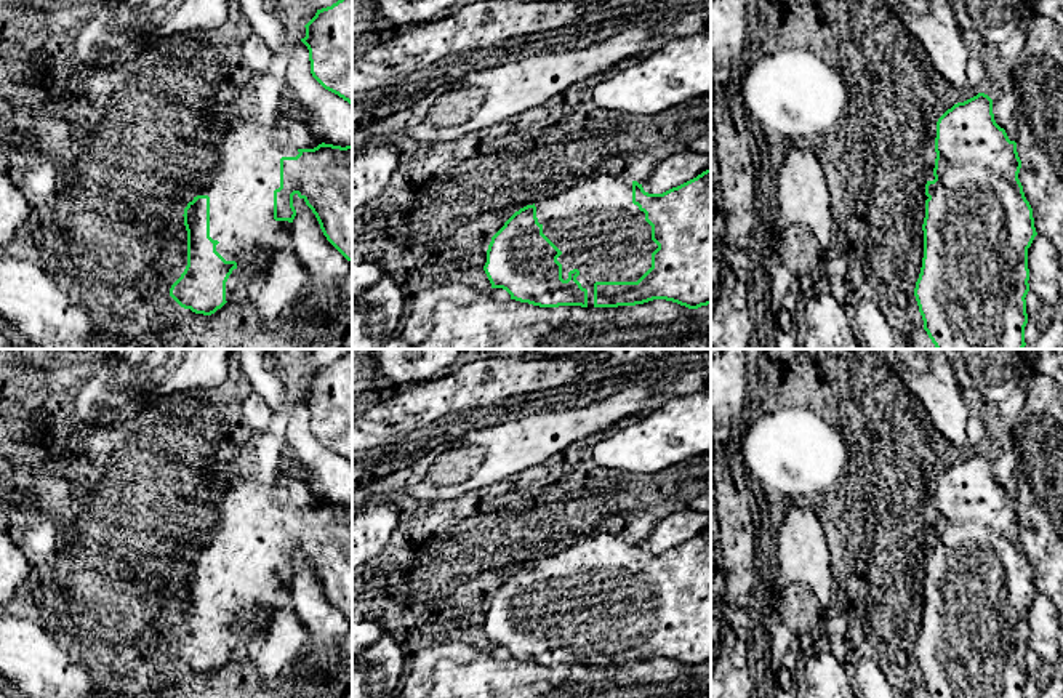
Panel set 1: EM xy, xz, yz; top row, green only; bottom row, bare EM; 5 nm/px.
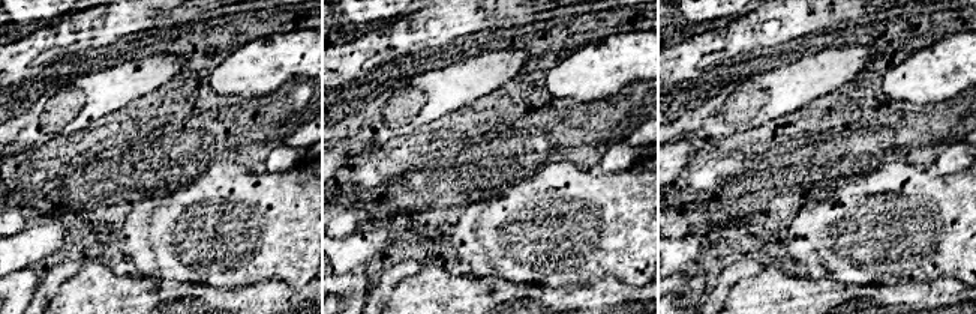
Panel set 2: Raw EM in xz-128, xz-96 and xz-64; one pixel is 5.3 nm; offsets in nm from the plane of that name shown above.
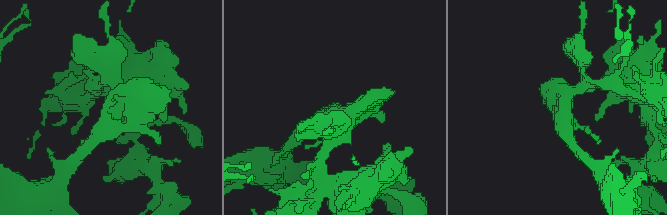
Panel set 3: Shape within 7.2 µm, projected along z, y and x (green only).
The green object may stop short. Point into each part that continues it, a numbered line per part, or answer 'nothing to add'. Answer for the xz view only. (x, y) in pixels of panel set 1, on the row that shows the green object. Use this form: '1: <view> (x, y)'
1: xz (601, 232)

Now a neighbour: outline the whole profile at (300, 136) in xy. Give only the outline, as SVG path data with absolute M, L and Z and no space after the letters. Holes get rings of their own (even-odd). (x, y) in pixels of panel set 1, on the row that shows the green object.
M288 122L287 131L288 141L295 149L314 149L322 144L301 122Z

